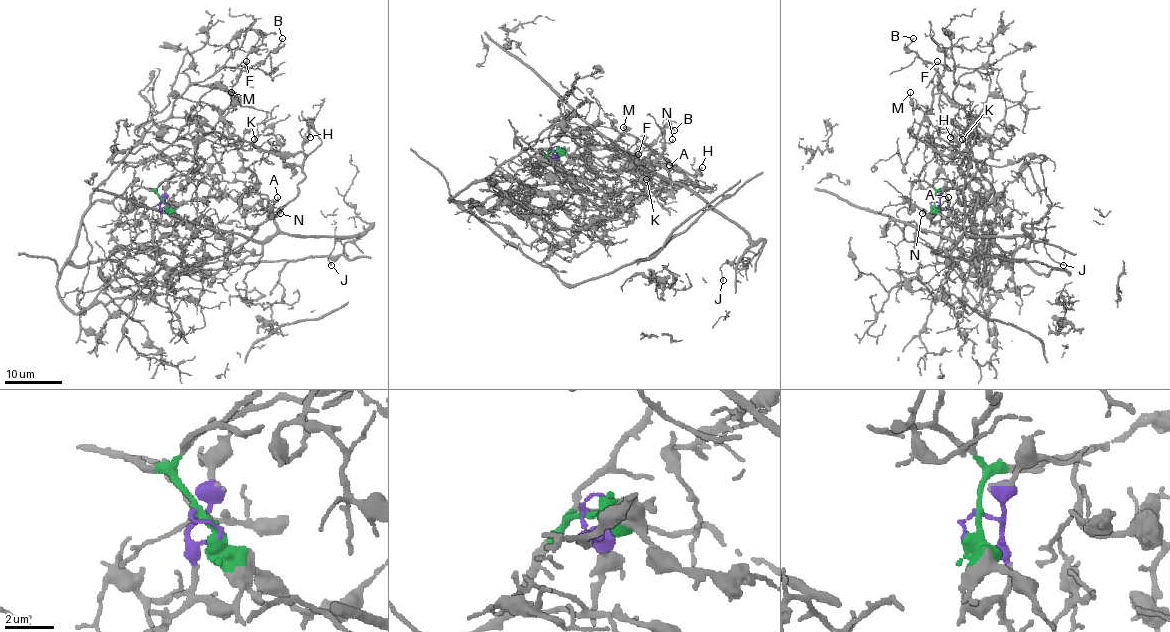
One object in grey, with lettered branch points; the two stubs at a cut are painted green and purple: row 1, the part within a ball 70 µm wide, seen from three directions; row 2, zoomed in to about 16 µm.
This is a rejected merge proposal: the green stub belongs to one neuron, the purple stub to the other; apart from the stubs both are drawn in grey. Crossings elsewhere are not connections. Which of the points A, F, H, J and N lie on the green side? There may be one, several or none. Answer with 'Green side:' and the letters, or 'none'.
Green side: none

